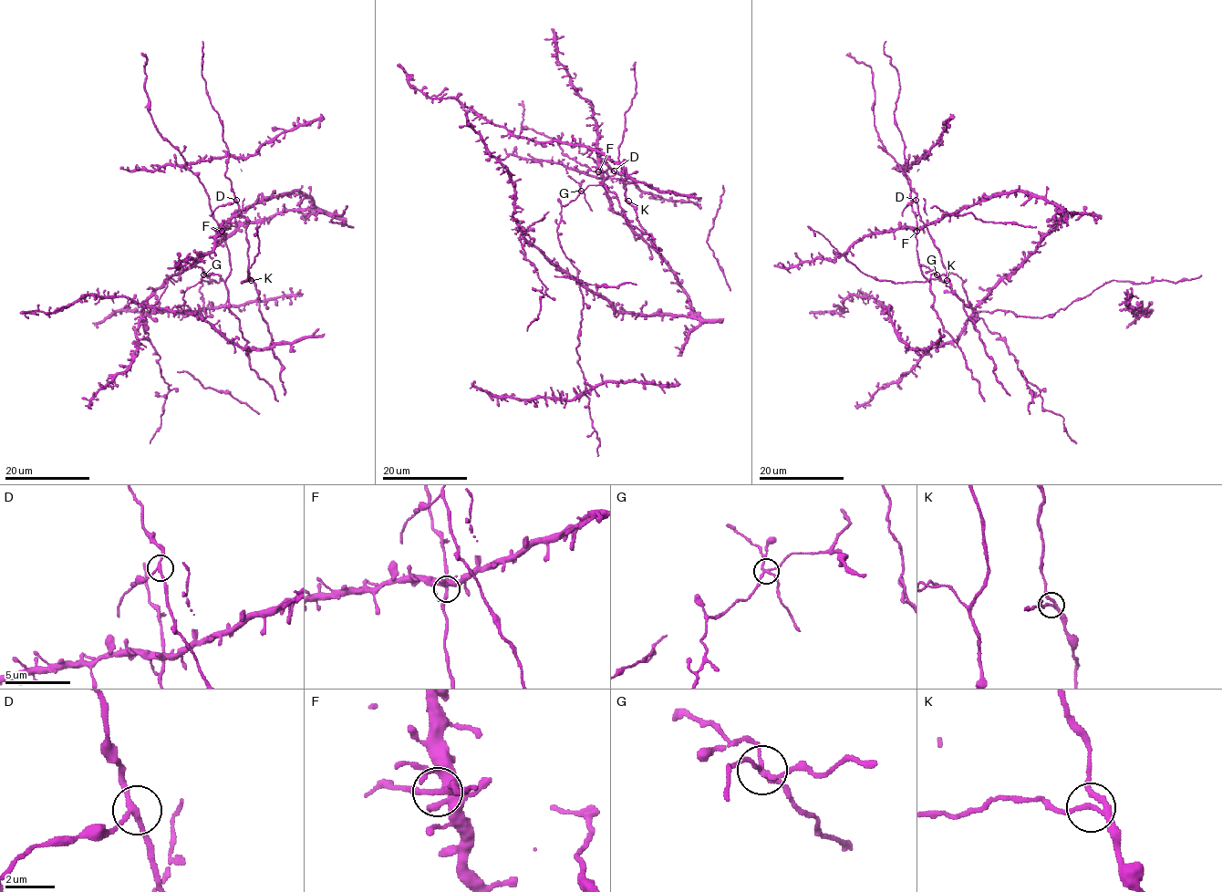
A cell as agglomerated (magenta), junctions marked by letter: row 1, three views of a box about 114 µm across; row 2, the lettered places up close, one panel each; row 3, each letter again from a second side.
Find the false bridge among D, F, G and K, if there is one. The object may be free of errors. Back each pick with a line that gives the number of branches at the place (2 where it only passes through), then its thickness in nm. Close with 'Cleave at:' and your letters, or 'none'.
G: 4 | 180 nm
Cleave at: G

